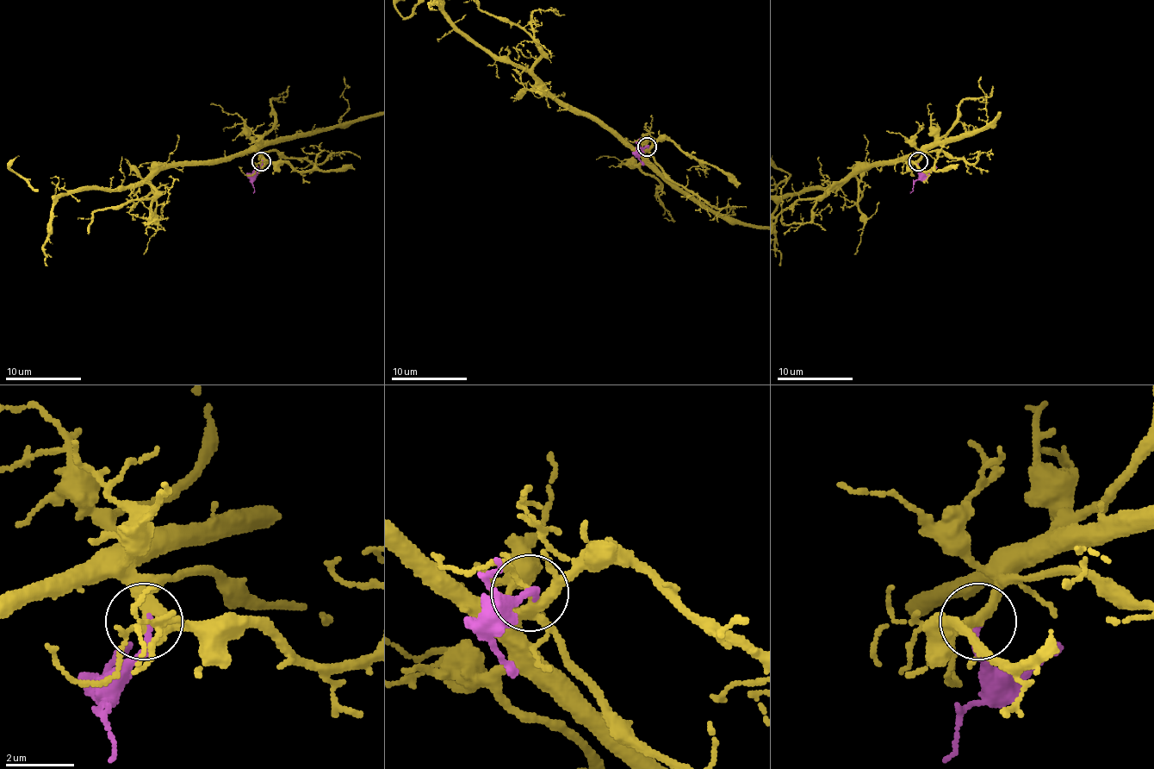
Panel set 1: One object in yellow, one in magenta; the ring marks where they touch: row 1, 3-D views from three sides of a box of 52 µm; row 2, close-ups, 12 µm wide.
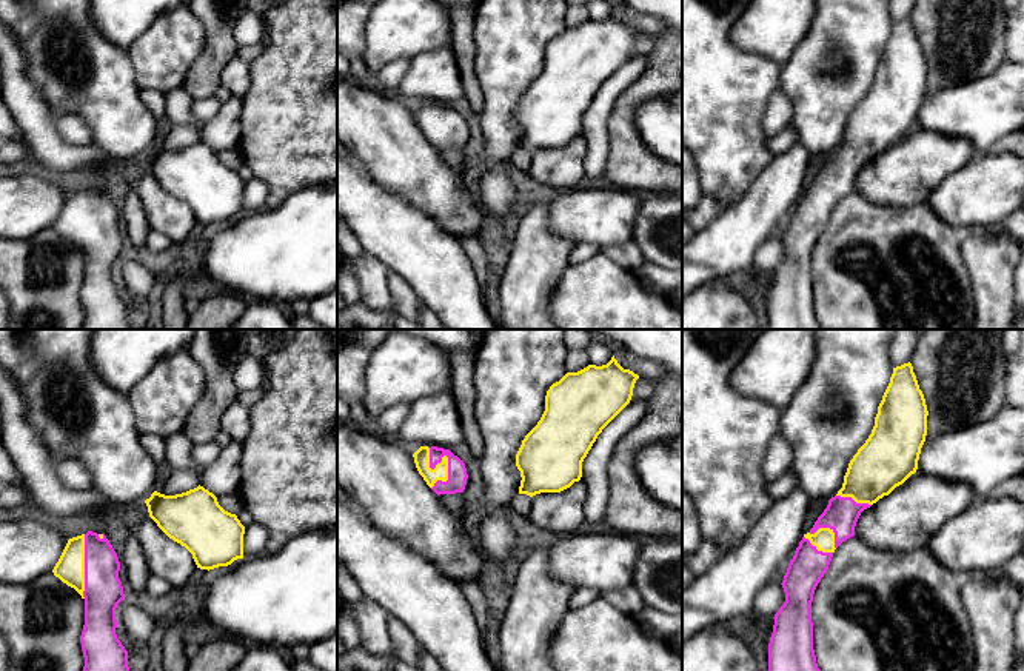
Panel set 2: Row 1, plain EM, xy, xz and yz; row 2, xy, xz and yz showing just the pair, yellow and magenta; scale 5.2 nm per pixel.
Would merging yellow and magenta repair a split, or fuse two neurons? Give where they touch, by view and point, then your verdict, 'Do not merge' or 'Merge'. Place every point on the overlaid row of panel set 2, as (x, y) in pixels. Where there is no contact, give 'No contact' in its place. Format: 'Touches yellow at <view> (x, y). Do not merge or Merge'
Touches yellow at xz (447, 459). Merge

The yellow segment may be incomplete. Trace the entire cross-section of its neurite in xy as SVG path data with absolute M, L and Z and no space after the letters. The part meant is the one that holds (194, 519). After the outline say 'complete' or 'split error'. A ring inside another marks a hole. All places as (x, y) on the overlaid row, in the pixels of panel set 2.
M203 486L176 496L154 491L145 503L149 517L192 554L197 568L209 571L243 559L245 526Z | complete

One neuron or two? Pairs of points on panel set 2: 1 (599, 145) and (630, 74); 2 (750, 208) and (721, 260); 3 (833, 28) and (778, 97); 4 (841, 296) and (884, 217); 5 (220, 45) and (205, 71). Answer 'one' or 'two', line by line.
1: one
2: one
3: two
4: one
5: one

